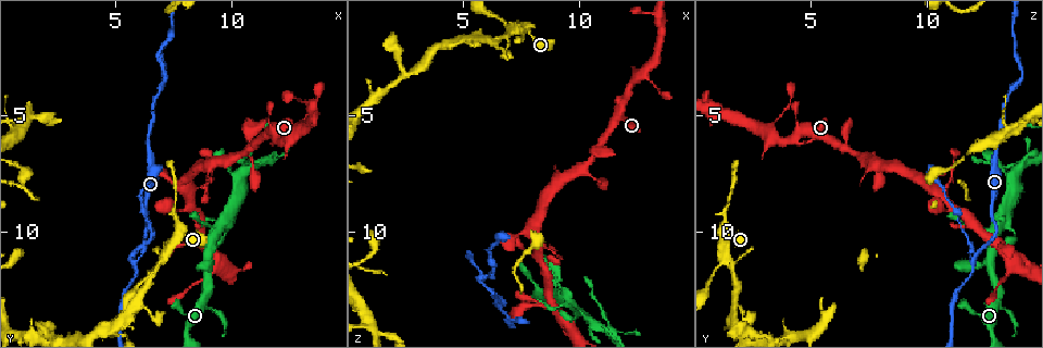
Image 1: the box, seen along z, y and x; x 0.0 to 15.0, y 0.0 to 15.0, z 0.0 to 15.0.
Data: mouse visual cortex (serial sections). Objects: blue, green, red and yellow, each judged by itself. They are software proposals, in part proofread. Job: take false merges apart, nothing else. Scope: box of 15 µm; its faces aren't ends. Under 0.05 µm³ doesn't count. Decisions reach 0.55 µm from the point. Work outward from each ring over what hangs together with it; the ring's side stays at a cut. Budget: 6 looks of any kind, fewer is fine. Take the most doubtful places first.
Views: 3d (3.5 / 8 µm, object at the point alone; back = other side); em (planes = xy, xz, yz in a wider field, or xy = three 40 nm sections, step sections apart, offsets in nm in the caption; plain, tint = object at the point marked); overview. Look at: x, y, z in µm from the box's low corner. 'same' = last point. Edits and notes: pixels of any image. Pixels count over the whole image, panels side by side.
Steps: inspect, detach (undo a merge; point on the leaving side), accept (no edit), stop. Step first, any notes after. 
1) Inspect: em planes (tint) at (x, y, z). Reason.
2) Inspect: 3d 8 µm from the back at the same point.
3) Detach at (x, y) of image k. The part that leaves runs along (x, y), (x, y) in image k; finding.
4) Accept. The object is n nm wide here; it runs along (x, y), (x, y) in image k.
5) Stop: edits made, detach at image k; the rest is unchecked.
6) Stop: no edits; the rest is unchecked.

Inspect: 3d 3.5 µm at (5.9, 11.4, 12.1). Arms run side by side.

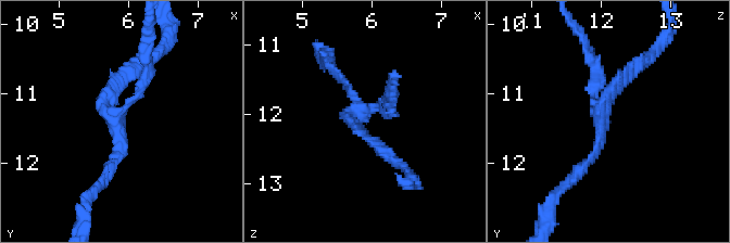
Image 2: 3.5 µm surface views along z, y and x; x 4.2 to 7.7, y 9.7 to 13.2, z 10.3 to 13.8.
Inspect: em xy step 2 (tint) at (5.80, 11.30, 12.00). Now the EM.

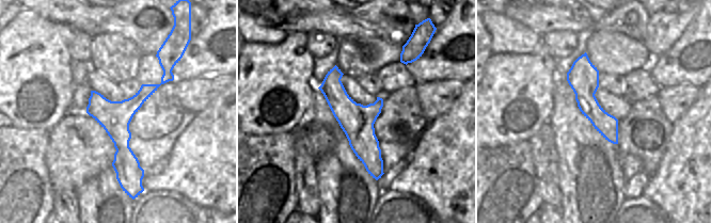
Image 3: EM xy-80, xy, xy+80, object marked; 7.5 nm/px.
Accept. 3 arms meet here; it runs along (384, 152), (350, 118), (390, 104) in image 2; continuous, no second cell.

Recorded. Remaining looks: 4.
Inspect: 3d 3.5 µm at (7.7, 10.0, 1.1). Abrupt turn.

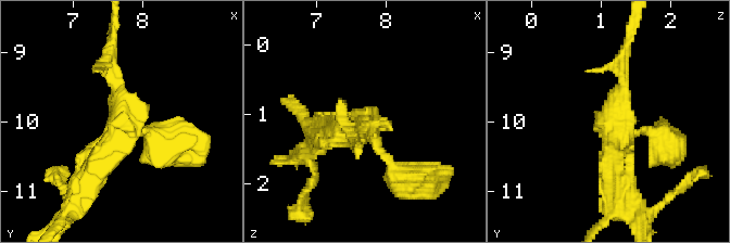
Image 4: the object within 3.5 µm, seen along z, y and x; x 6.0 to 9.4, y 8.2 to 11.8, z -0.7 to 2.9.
Inspect: em xy step 1 (tint) at (7.70, 9.95, 1.10). Need the tissue.

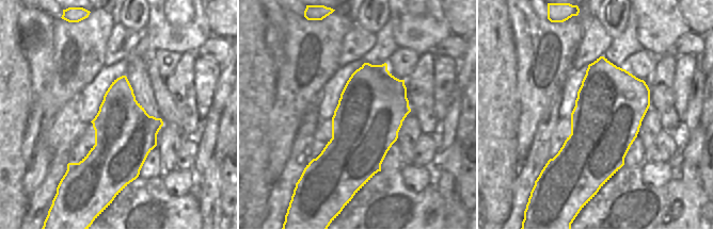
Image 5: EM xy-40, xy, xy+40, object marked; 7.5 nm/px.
Accept. It runs along (154, 138), (125, 135), (112, 52) in image 4; one cell here.

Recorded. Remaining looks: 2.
Inspect: 3d 3.5 µm at (9.6, 9.4, 13.2). Abrupt turn.

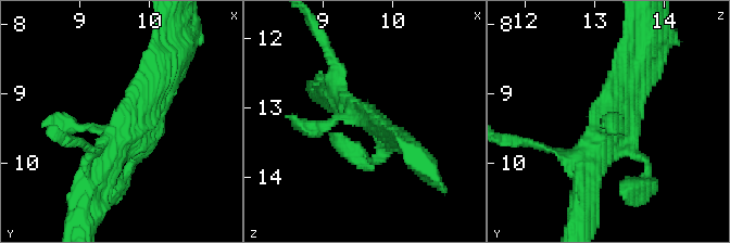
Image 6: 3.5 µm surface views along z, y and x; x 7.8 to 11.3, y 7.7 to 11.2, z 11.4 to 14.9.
Inspect: em xy step 3 (tint) at (9.65, 9.40, 13.20). Now the EM.

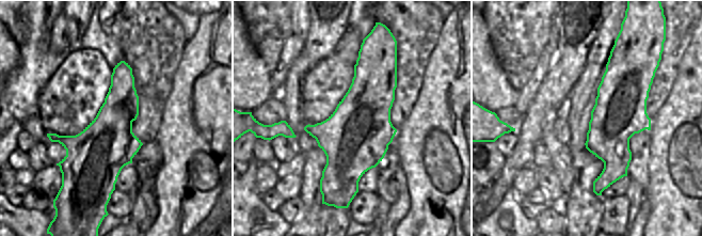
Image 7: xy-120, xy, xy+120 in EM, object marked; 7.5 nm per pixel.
Accept. It runs along (613, 54), (613, 170), (601, 188) in image 7; continuous, no second cell.

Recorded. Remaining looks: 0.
Stop: no edits; the rest is unchecked.

